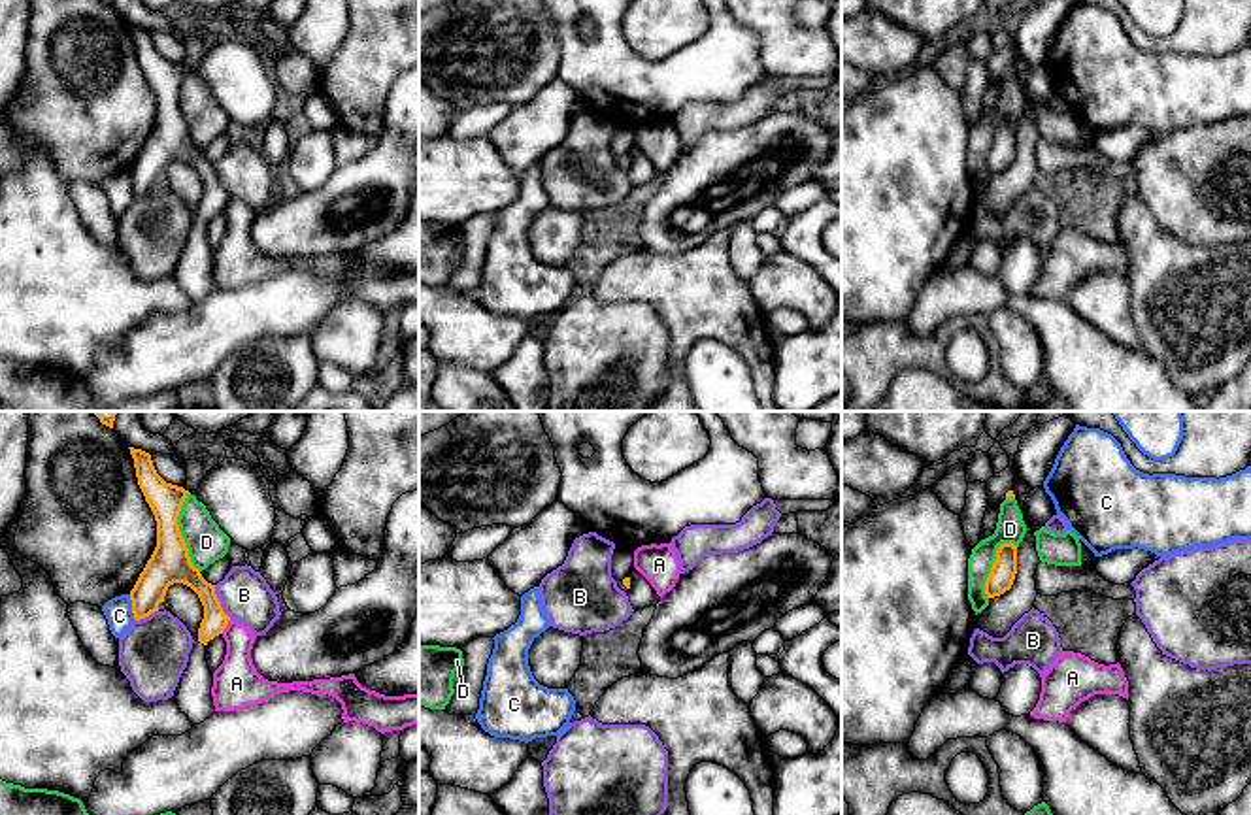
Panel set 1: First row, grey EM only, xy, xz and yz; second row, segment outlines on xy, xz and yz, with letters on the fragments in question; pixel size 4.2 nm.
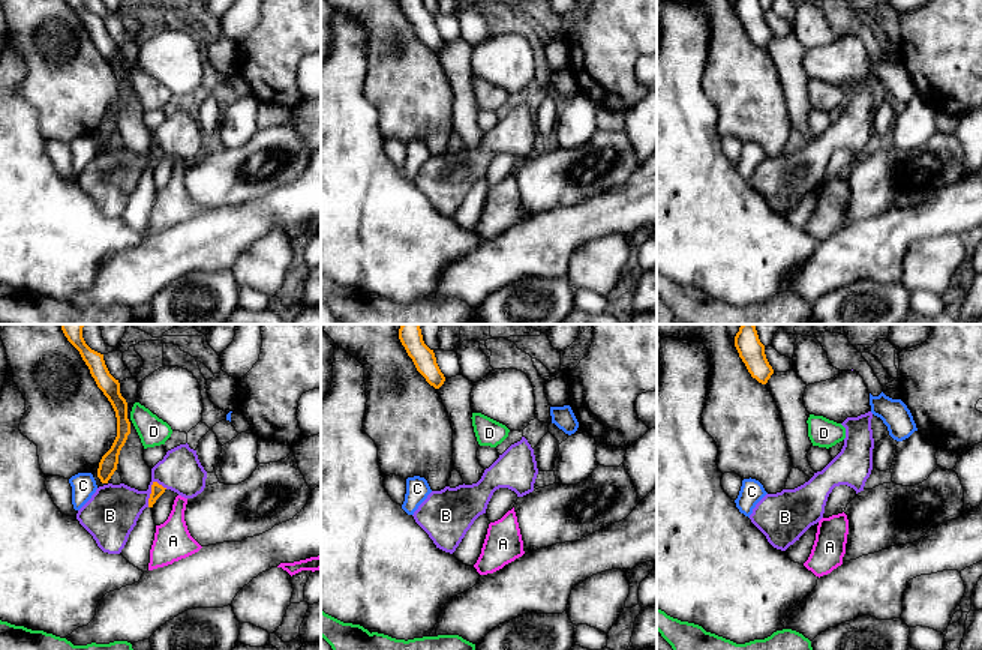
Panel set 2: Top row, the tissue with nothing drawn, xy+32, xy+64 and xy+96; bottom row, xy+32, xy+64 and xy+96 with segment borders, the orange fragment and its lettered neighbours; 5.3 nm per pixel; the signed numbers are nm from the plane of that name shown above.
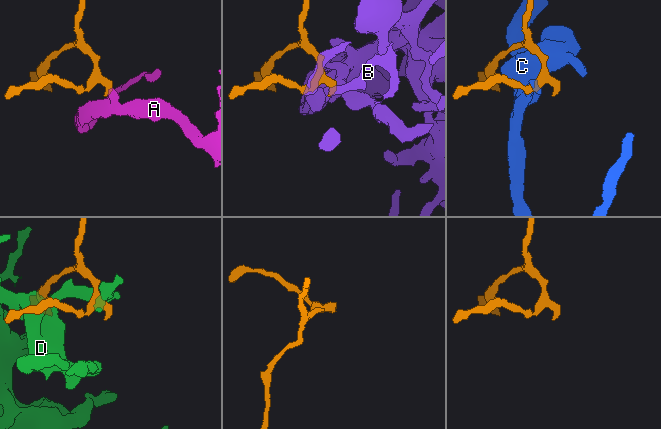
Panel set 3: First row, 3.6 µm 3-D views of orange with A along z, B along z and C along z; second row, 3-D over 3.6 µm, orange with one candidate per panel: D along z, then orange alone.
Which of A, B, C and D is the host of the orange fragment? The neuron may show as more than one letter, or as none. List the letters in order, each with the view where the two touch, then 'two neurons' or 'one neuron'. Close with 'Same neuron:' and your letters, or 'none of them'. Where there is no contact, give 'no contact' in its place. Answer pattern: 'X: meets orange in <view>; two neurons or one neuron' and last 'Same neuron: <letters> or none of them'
A: meets orange in xy; two neurons
B: meets orange in xy; two neurons
C: meets orange in xy; two neurons
D: meets orange in xy; two neurons
Same neuron: none of them

